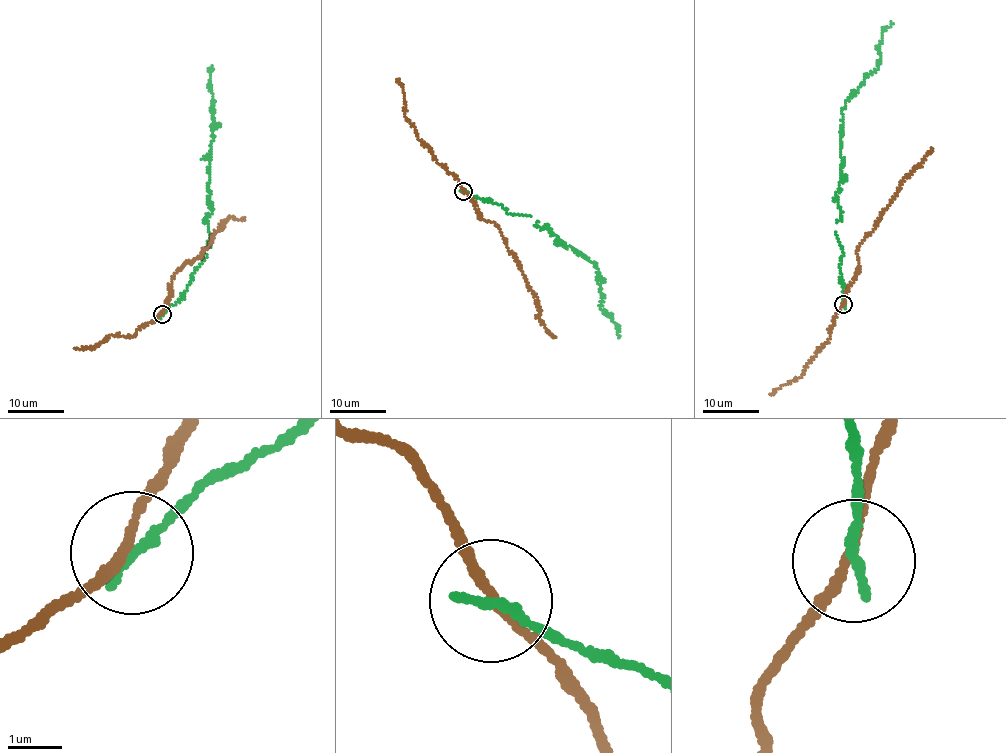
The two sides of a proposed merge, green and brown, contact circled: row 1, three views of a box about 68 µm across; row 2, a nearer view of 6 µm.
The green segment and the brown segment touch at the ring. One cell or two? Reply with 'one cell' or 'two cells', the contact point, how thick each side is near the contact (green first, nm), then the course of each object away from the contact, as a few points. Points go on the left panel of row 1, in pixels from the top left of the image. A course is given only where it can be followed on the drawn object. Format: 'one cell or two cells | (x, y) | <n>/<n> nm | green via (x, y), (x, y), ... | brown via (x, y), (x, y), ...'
two cells | (162, 314) | 200/150 nm | green via (162, 313), (185, 293), (210, 246), (207, 216), (211, 209), (208, 166), (213, 136), (212, 67) | brown via (162, 313), (170, 293), (170, 280), (179, 269), (200, 255), (225, 219), (230, 216), (245, 218)

